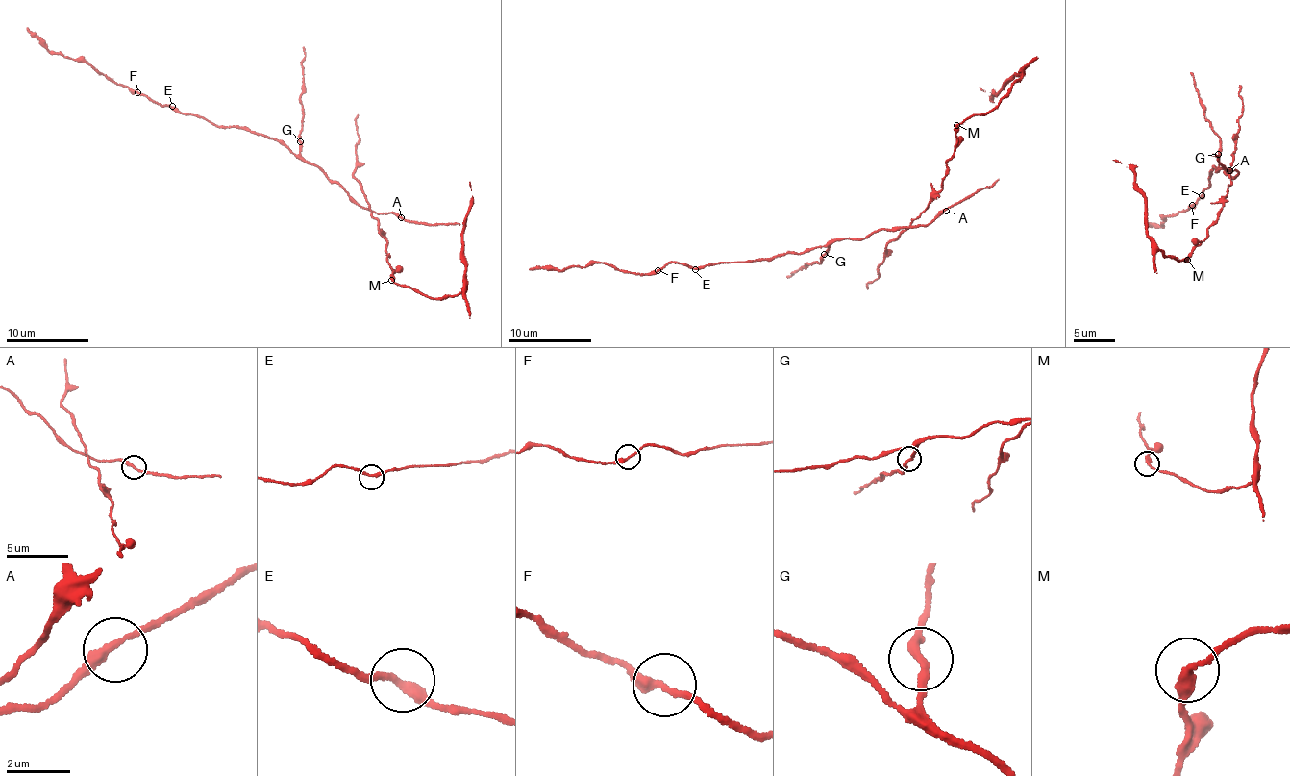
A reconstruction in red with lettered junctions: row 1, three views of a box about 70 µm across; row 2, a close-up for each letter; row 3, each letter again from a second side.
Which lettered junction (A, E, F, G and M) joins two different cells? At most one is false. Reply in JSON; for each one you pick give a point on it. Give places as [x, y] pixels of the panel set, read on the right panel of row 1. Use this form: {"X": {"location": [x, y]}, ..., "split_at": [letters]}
{"M": {"location": [1187, 260]}, "split_at": ["M"]}

